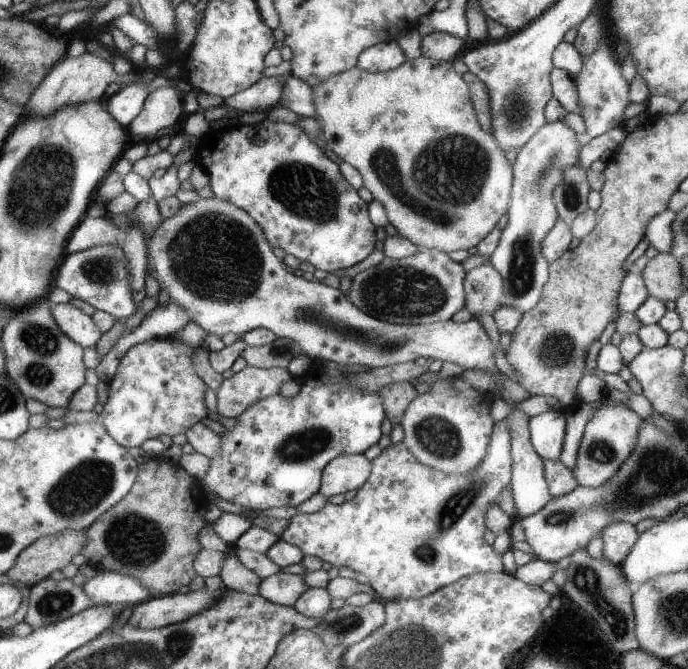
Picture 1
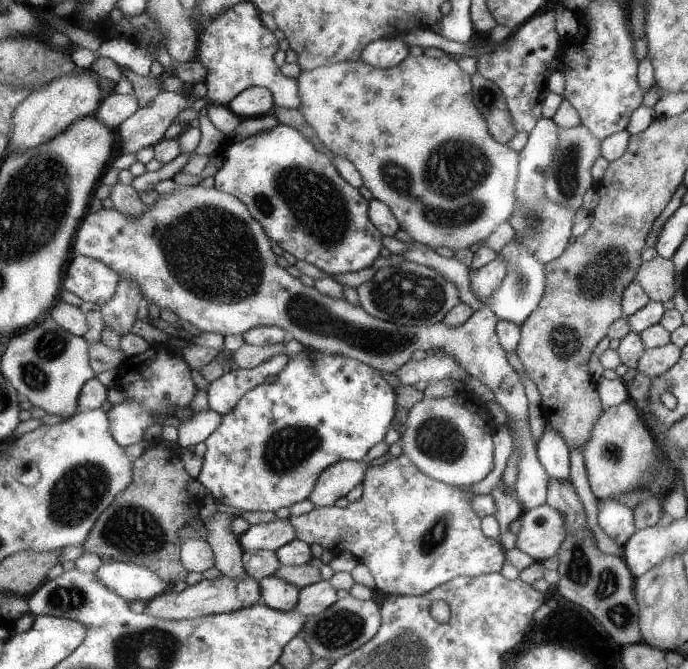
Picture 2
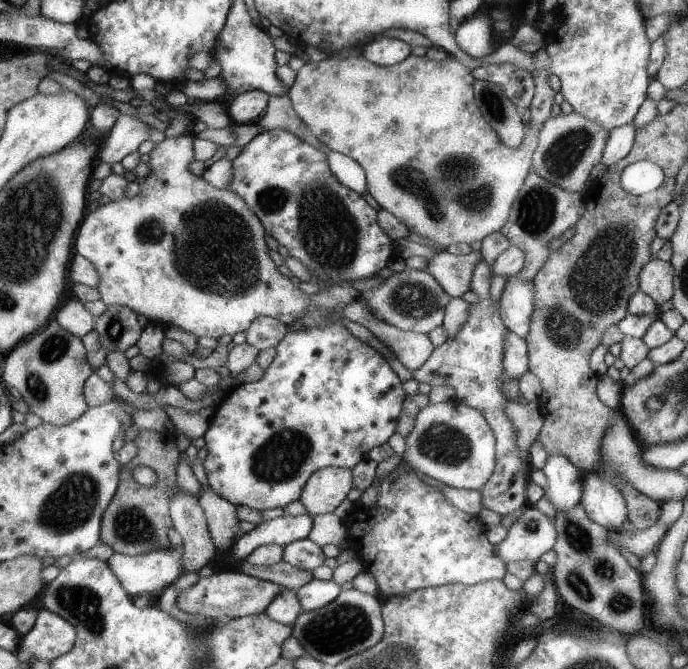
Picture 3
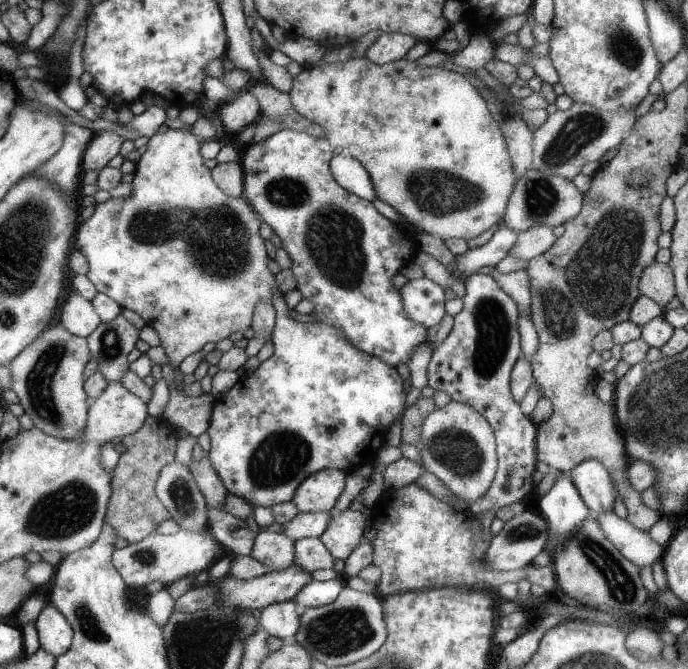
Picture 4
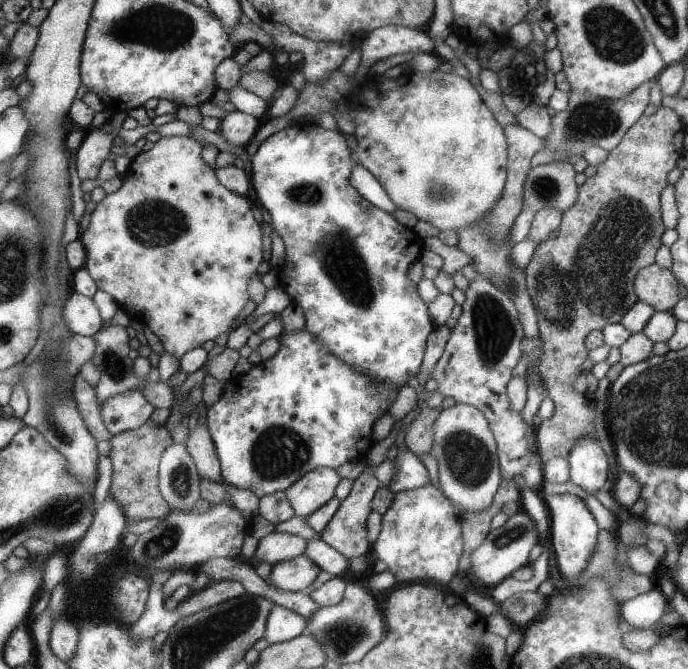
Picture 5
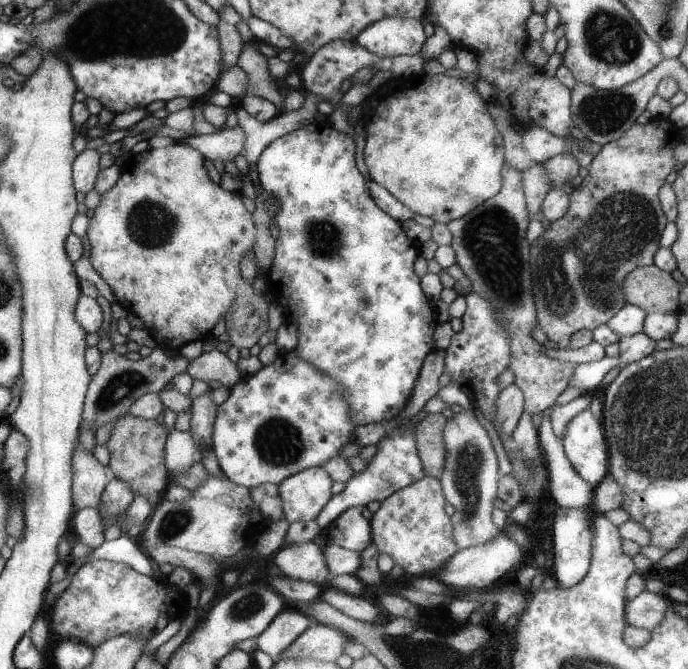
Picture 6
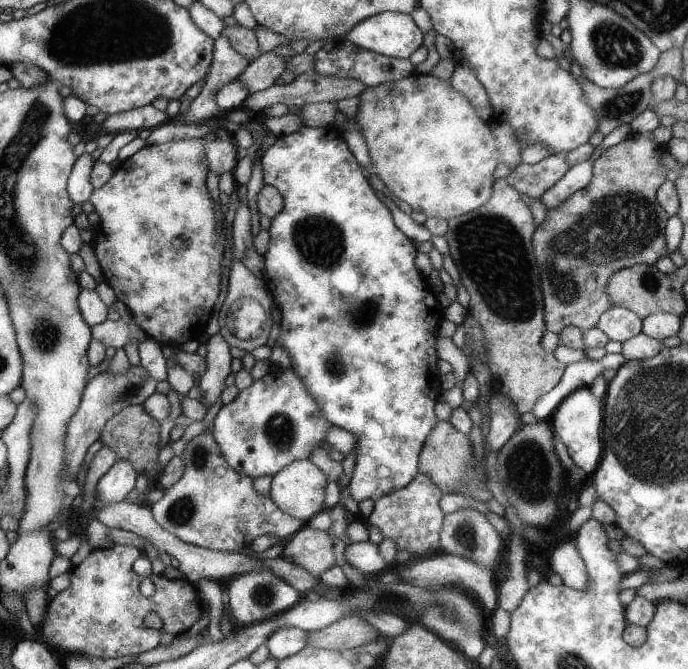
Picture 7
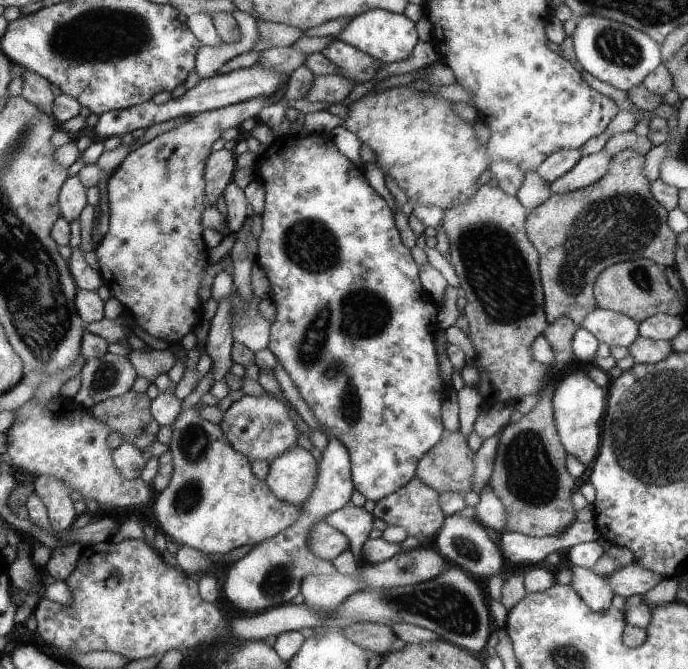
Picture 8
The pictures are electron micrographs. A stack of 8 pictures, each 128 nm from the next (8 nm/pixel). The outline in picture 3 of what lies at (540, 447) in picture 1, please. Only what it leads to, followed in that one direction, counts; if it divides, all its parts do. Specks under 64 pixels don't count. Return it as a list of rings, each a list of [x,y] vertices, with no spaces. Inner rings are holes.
[[[555,454],[547,456],[541,471],[547,479],[544,496],[555,512],[567,512],[575,504],[580,503],[581,497],[581,472],[568,462],[565,456]]]

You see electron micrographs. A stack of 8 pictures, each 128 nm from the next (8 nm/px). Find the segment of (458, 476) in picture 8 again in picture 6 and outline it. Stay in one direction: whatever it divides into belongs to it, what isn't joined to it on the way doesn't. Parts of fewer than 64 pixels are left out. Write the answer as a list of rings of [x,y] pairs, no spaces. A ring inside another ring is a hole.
[[[428,413],[421,422],[417,422],[418,456],[421,458],[422,470],[426,476],[439,479],[445,466],[445,442],[443,426],[447,420],[439,414]]]

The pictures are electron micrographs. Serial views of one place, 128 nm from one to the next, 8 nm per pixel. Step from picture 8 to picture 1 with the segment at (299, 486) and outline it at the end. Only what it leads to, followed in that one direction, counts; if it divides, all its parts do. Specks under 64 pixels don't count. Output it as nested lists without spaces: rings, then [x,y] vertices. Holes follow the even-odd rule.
[[[363,453],[342,454],[326,464],[319,492],[327,499],[333,494],[357,490],[369,478],[371,464]]]

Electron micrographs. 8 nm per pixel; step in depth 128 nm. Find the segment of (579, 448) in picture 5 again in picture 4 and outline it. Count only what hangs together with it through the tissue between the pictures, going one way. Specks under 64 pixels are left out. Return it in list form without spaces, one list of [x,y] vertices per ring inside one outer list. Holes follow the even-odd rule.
[[[585,459],[576,464],[567,474],[571,477],[583,504],[590,515],[597,517],[611,513],[615,502],[616,488],[609,472],[601,461]]]

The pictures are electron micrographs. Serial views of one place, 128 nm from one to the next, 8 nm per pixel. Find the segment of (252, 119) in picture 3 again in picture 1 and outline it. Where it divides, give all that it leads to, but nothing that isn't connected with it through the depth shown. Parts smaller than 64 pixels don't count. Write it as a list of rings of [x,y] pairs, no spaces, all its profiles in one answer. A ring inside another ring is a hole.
[[[283,76],[259,77],[249,88],[222,99],[221,105],[237,113],[267,110],[277,104],[283,83]]]

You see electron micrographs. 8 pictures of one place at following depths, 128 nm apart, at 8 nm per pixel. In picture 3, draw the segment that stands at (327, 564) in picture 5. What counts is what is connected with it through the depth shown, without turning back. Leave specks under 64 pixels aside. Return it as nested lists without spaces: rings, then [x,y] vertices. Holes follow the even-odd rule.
[[[307,538],[287,544],[282,551],[282,562],[307,571],[322,566],[324,558],[325,554],[323,554],[322,548]]]

